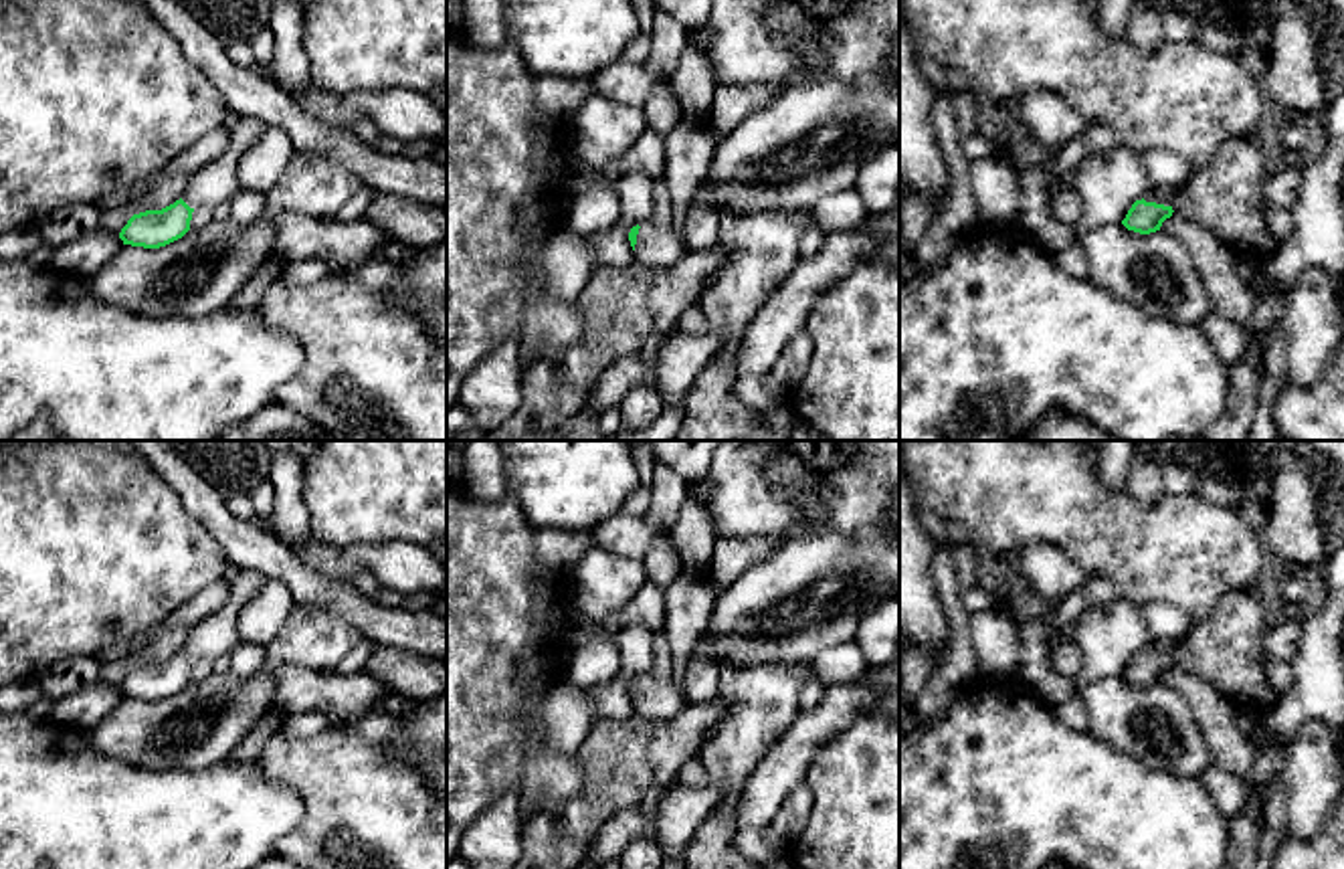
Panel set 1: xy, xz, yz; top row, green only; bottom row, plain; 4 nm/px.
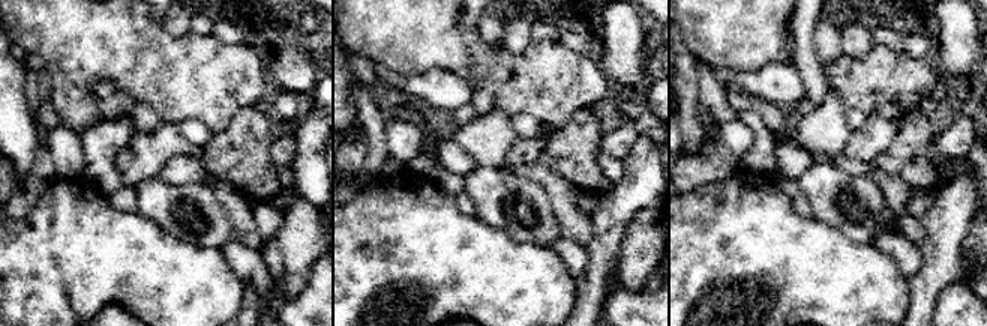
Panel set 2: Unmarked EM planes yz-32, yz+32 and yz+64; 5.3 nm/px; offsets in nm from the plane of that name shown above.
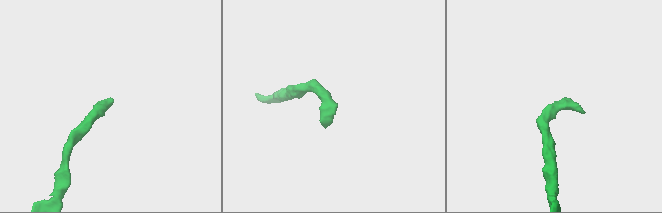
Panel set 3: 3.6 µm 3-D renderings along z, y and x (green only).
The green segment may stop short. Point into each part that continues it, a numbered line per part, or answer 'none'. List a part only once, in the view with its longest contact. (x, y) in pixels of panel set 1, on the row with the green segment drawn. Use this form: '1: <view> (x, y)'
1: yz (1165, 195)

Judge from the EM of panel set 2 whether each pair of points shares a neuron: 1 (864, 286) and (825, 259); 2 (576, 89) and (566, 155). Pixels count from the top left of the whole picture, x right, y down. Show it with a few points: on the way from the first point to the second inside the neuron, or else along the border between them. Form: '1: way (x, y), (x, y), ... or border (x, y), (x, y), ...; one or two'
1: way (855, 284), (851, 284), (834, 268); one
2: border (596, 107), (579, 107), (557, 129); two

